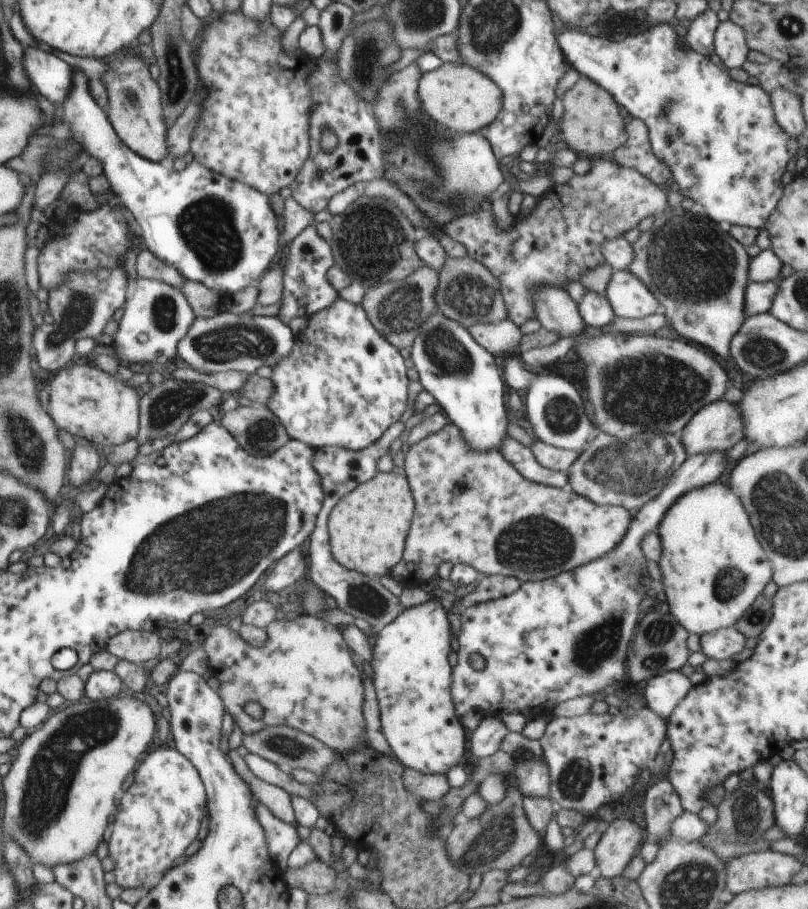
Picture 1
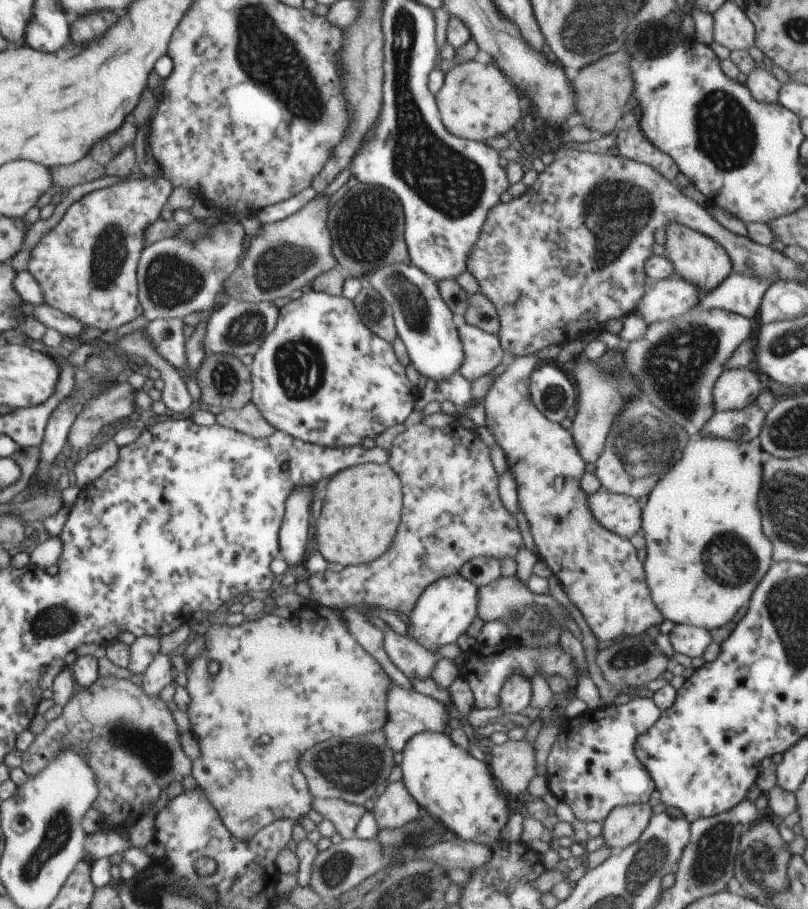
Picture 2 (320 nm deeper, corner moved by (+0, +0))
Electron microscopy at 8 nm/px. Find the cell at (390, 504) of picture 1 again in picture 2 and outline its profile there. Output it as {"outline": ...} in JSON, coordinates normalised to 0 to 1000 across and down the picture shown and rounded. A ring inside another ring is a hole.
{"outline":[[[448,509],[422,517],[411,524],[401,536],[401,550],[396,568],[391,573],[391,603],[405,618],[418,618],[423,623],[460,618],[480,605],[496,573],[499,541],[493,521],[480,509]]]}

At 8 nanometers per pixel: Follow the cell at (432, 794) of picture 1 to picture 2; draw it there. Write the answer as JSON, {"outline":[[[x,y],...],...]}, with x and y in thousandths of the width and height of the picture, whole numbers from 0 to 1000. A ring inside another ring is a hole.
{"outline":[[[496,858],[476,865],[463,881],[460,893],[470,913],[491,912],[515,901],[519,888]]]}

